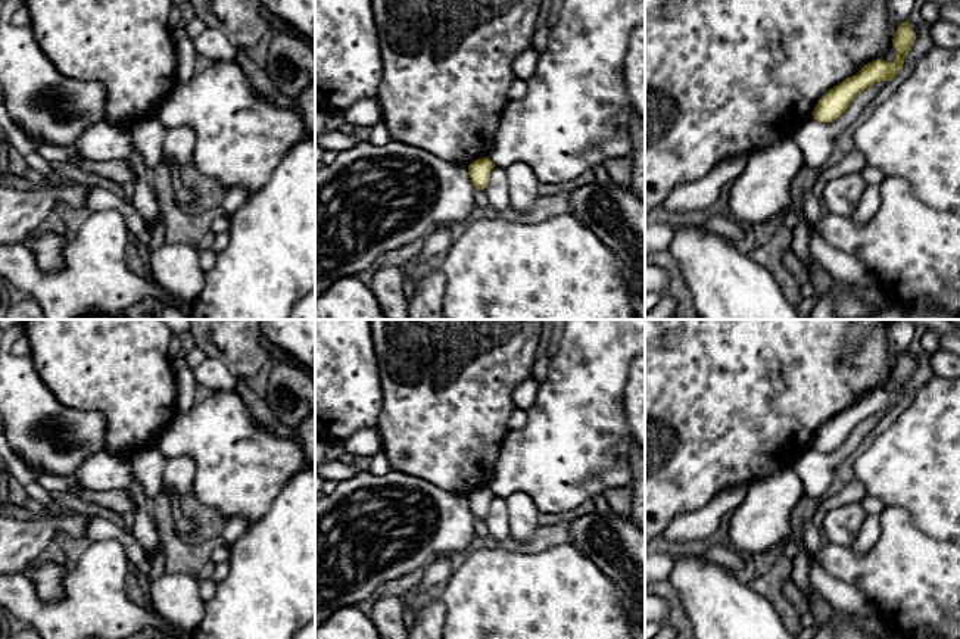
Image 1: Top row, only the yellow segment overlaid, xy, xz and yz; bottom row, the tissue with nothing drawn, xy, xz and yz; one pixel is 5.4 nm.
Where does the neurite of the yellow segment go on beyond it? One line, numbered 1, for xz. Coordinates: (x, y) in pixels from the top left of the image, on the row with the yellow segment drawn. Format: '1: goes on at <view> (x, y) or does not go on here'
1: does not go on here

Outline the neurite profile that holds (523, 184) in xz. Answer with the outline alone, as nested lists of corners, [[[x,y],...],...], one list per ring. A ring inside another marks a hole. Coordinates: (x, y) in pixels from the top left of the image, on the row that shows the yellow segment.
[[[515,162],[507,168],[508,172],[508,196],[509,206],[517,212],[532,212],[539,197],[539,180],[534,172],[521,162]]]

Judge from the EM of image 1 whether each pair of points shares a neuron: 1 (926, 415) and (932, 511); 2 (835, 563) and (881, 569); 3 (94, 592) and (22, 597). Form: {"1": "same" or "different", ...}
{"1": "same", "2": "same", "3": "same"}

